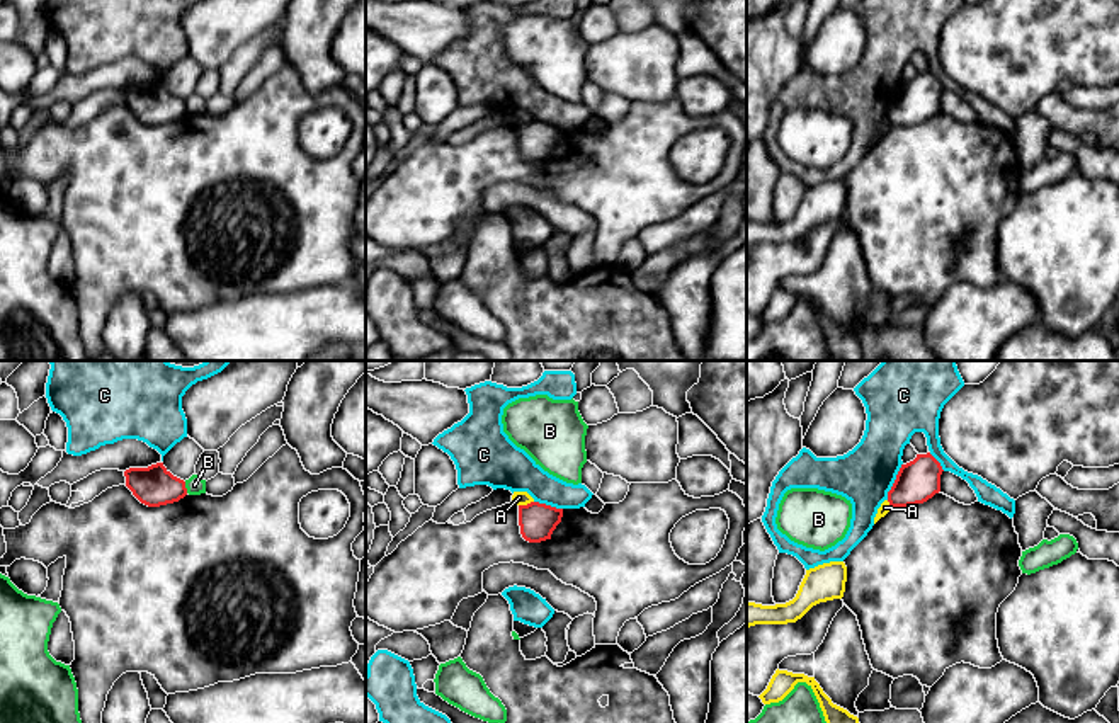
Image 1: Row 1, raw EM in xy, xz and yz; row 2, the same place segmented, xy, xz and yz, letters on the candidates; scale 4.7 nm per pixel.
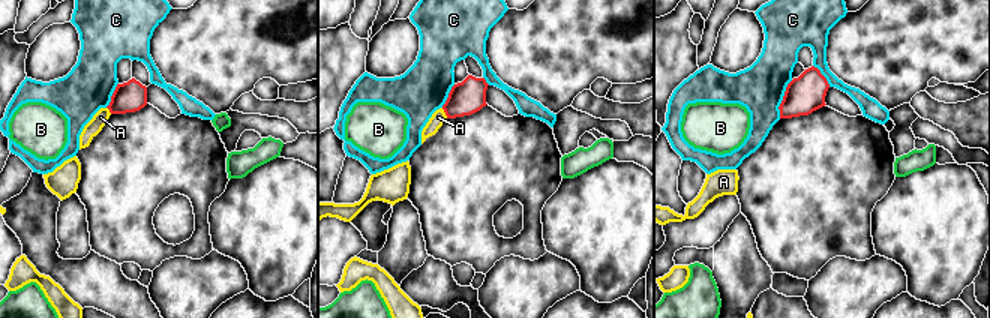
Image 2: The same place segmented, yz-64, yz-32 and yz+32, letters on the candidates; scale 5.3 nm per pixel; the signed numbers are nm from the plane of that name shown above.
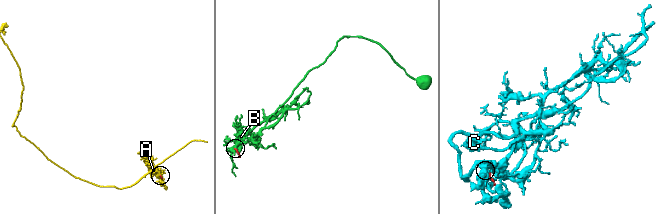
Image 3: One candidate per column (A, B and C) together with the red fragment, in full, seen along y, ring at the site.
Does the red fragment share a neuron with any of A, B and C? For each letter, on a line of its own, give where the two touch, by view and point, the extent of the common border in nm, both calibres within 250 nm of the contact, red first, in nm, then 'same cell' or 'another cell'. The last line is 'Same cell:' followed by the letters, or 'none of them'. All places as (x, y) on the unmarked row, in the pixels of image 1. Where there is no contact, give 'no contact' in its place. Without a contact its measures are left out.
A: contact xz (528, 123); length 80 nm; calibres 170 and 60 nm; another cell
B: contact xy (184, 106); length 60 nm; calibres 190 and 90 nm; another cell
C: contact yz (895, 101); length 190 nm; calibres 200 and 280 nm; another cell
Same cell: none of them

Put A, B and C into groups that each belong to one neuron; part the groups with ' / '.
A / B / C

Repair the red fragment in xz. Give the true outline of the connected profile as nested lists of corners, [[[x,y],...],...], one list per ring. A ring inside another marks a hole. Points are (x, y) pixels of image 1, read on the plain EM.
[[[531,121],[519,124],[520,153],[529,162],[551,158],[553,150],[561,141],[563,128]]]

